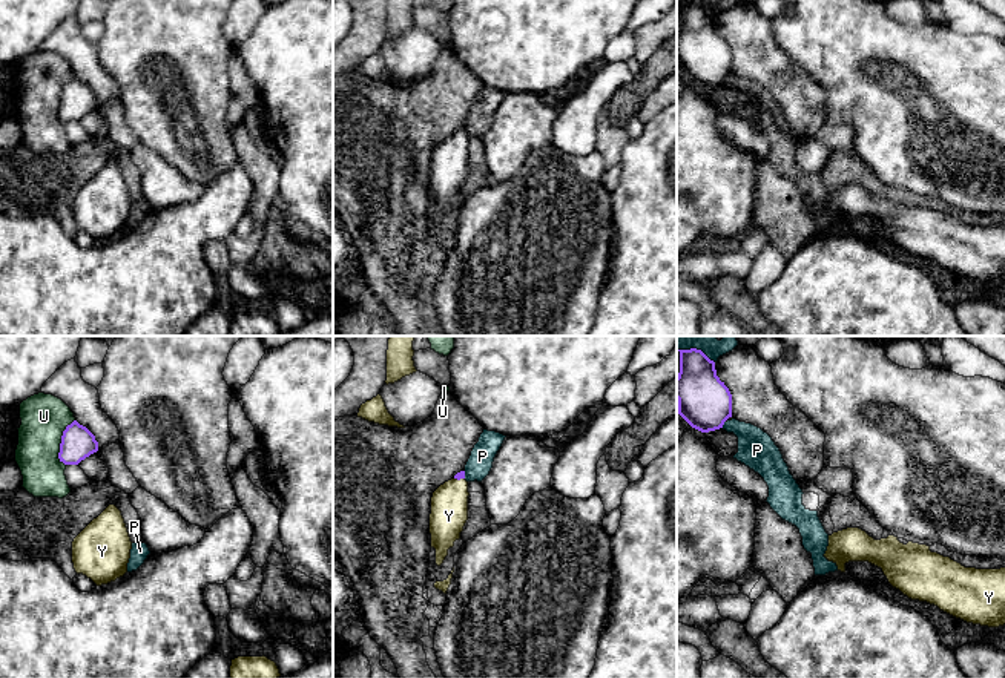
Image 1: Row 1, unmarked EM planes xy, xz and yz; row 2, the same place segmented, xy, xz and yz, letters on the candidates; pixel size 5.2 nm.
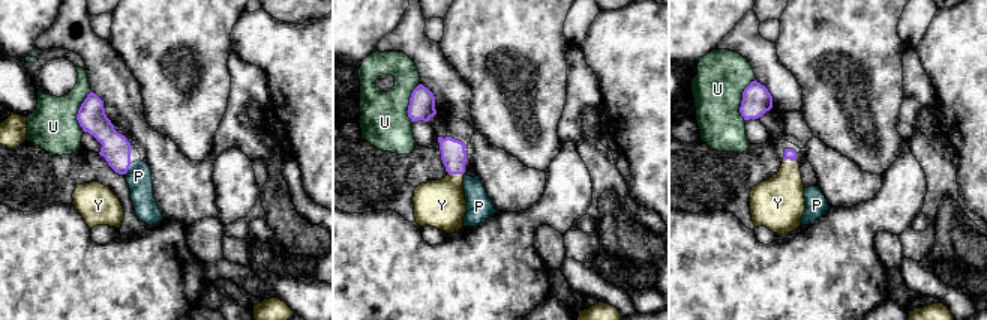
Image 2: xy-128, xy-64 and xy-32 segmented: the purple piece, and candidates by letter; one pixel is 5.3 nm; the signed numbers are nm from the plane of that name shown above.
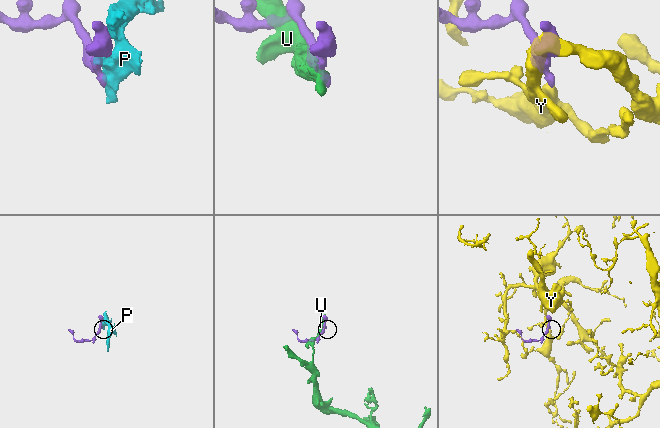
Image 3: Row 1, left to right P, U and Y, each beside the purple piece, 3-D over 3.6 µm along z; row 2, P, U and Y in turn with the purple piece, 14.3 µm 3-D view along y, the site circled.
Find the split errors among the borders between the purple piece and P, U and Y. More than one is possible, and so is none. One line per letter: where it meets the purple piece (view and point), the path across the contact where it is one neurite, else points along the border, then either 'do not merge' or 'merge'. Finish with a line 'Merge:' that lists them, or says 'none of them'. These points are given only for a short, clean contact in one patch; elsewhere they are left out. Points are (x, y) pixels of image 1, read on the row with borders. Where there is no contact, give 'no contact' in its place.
P: contact yz (695, 348); do not merge
U: contact xy (62, 442); do not merge
Y: contact xz (459, 479); way xz (461, 474), (459, 479), (448, 516); merge
Merge: Y

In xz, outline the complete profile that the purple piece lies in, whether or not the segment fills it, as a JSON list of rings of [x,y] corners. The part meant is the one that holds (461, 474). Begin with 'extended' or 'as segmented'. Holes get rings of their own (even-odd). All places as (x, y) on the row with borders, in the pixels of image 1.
extended; [[[465,471],[440,485],[431,497],[430,534],[436,549],[436,564],[440,566],[448,549],[460,538],[468,520],[468,482]]]

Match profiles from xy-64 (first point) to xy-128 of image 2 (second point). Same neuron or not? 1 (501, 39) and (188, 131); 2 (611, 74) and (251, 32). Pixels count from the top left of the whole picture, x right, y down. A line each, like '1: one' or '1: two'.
1: one
2: one

